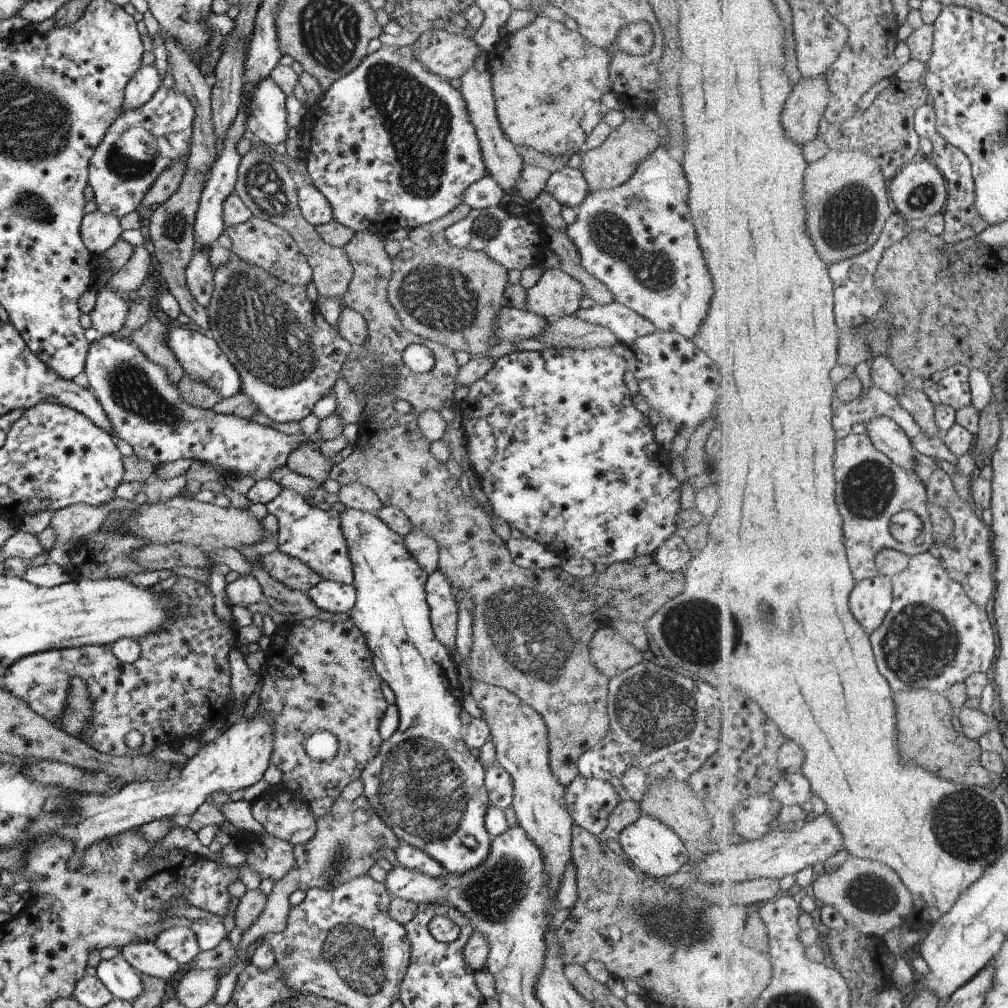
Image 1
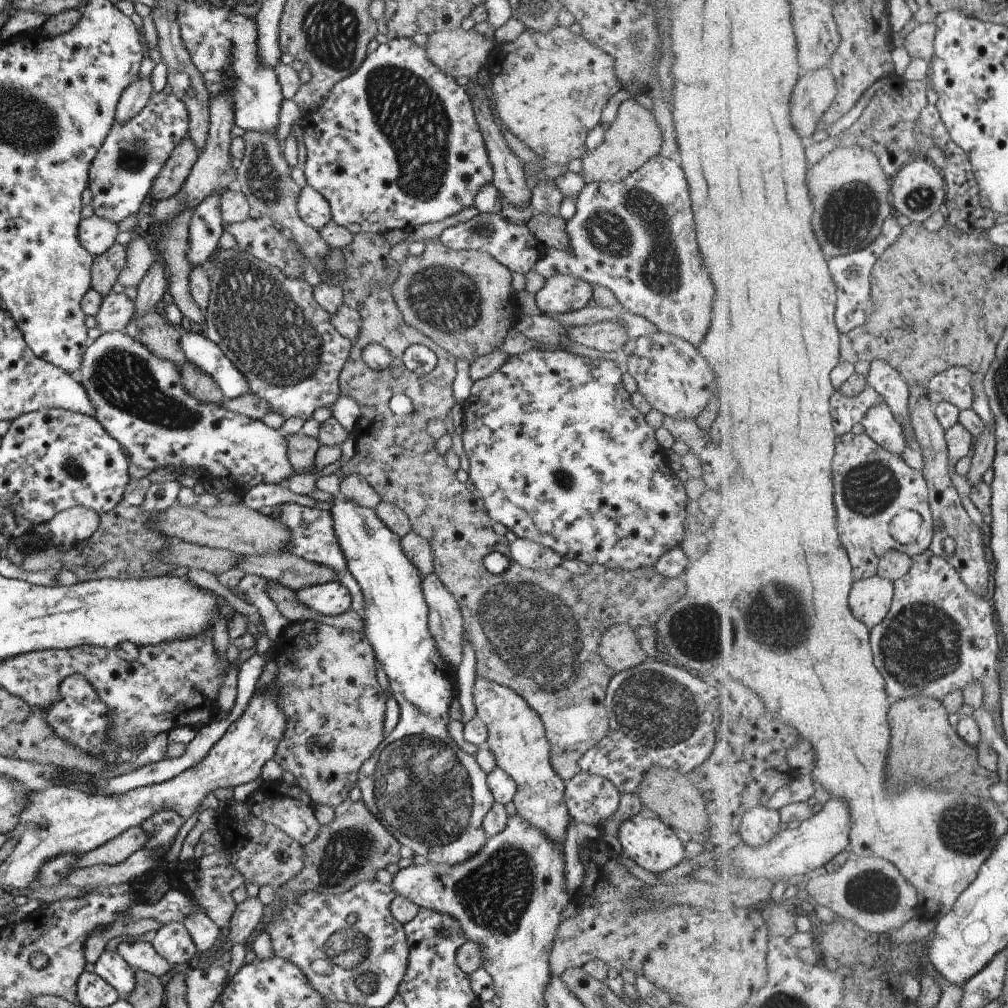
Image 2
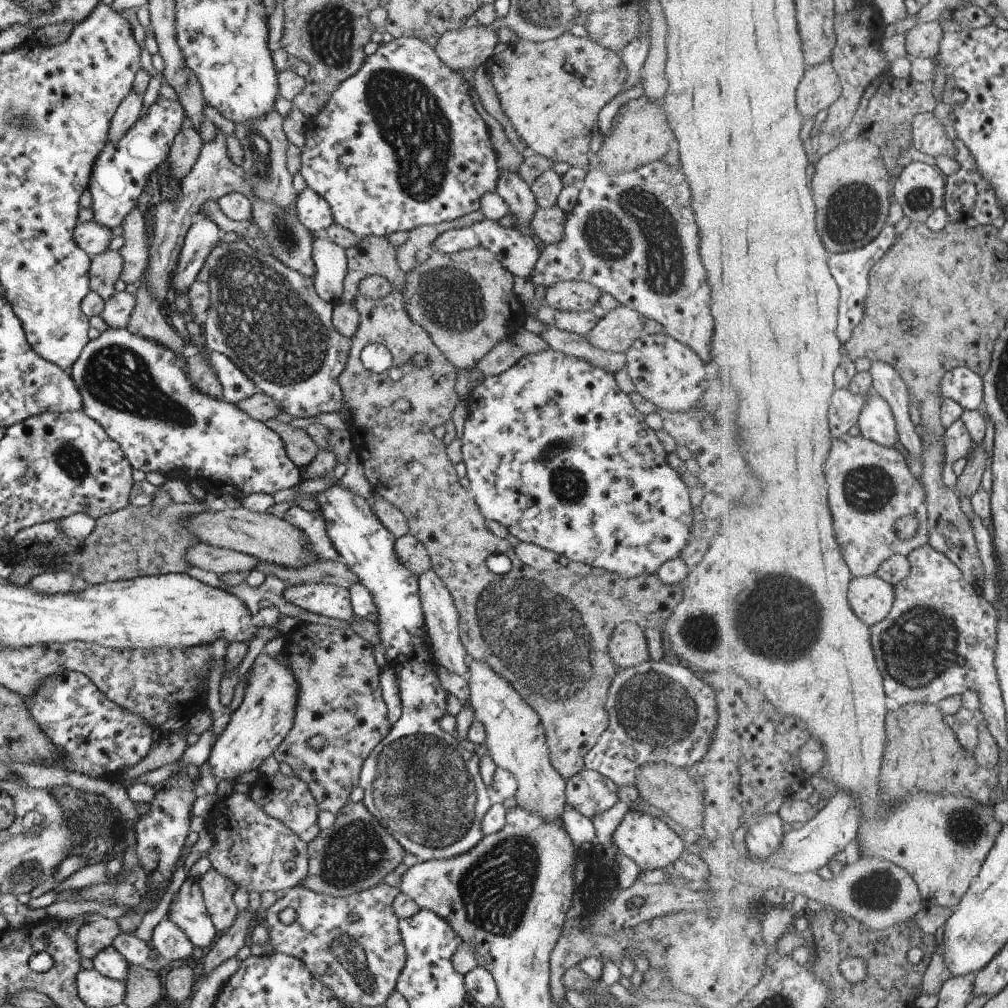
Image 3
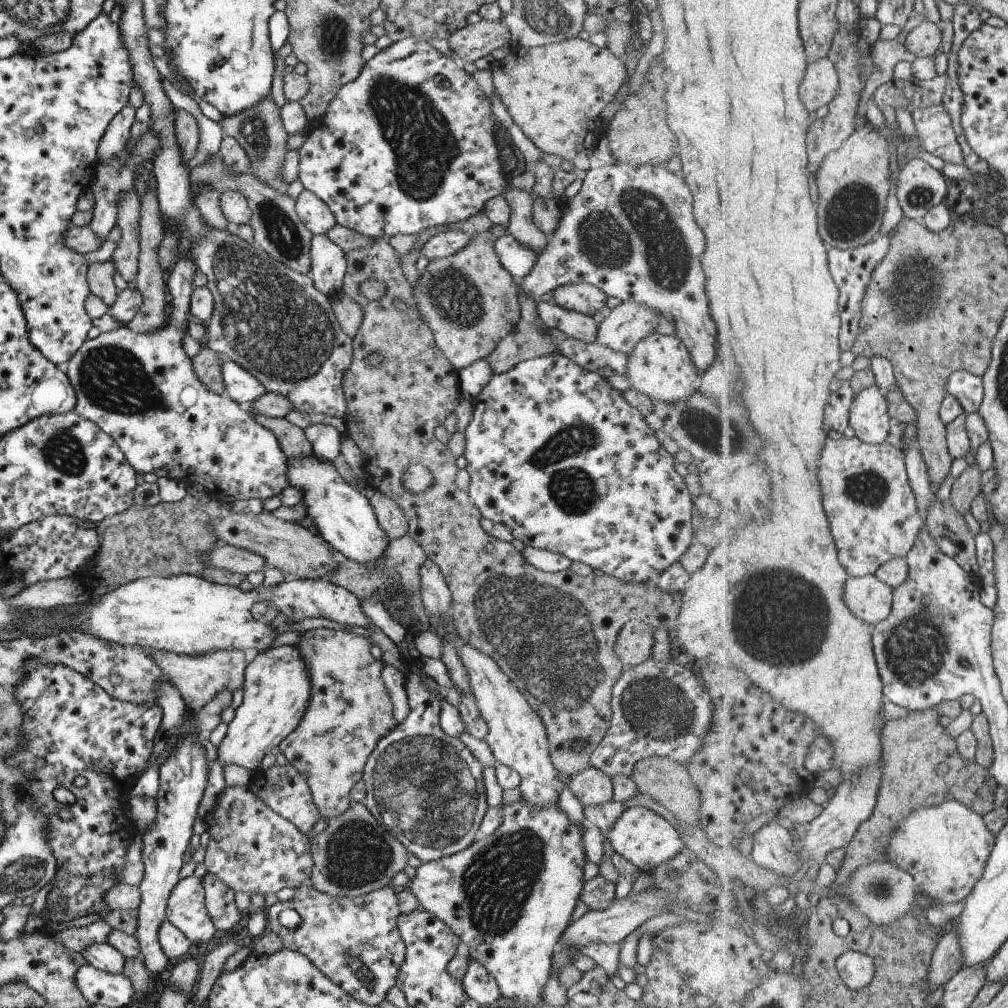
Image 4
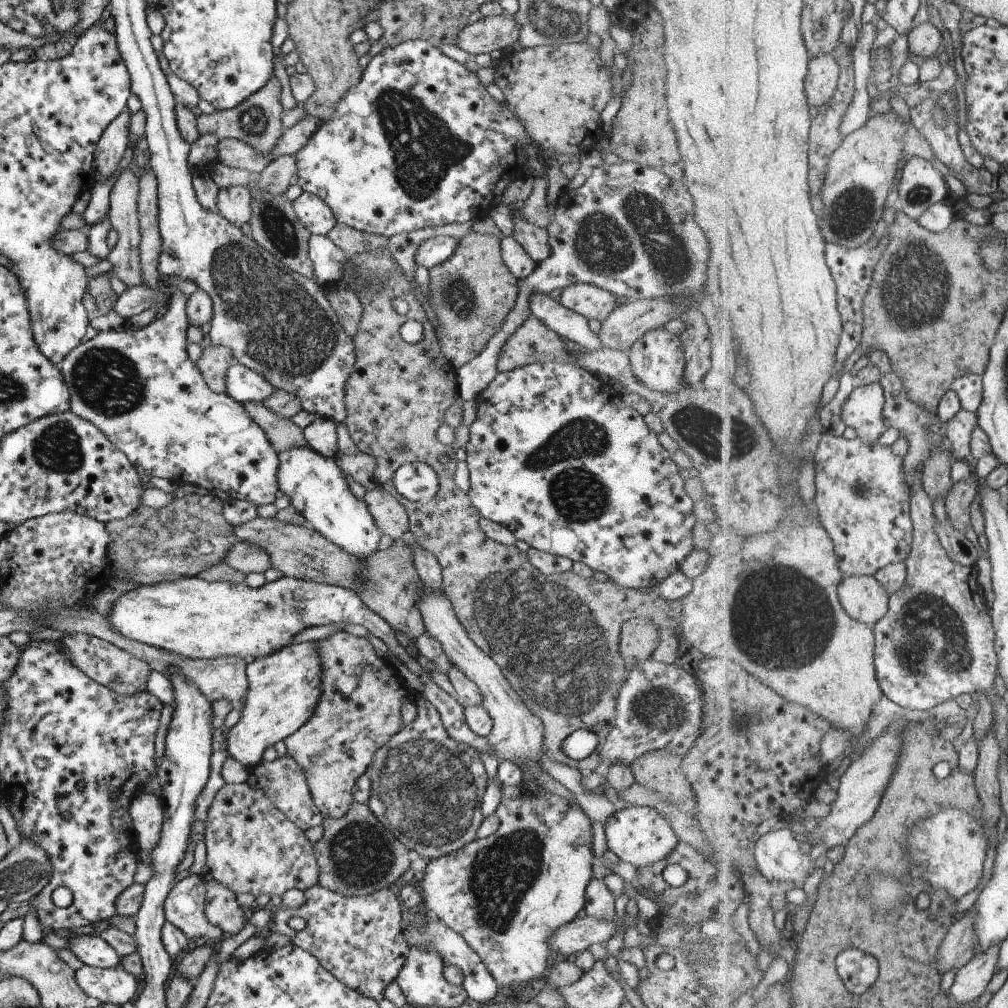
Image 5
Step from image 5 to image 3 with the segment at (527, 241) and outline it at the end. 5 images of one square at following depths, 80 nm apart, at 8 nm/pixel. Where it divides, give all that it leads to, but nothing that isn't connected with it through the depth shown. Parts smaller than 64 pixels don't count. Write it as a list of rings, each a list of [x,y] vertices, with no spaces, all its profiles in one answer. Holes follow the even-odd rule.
[[[498,170],[495,191],[505,202],[508,214],[515,222],[514,228],[521,234],[527,234],[534,239],[531,235],[529,222],[537,206],[529,186],[521,180],[517,172]]]

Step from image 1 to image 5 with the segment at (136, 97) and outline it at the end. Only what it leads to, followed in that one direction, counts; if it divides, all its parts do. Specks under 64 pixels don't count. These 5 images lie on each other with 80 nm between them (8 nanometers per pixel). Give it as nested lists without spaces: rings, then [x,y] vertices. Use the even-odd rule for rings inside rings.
[[[119,113],[106,126],[96,142],[92,160],[93,182],[105,182],[117,170],[117,164],[123,157],[123,152],[129,140],[127,131],[129,117],[128,113]]]

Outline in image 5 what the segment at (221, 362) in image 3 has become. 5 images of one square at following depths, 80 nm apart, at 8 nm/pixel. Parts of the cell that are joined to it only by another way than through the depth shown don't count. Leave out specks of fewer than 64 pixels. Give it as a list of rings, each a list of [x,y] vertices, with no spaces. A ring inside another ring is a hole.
[[[237,362],[226,370],[224,385],[226,395],[238,403],[263,402],[275,391],[262,374],[249,370]]]

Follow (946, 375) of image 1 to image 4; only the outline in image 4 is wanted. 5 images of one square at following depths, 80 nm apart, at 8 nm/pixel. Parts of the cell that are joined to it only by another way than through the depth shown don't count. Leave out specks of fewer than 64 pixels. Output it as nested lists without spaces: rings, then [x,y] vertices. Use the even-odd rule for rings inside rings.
[[[967,370],[953,372],[953,375],[949,376],[948,395],[959,400],[965,414],[977,413],[984,400],[983,377]]]

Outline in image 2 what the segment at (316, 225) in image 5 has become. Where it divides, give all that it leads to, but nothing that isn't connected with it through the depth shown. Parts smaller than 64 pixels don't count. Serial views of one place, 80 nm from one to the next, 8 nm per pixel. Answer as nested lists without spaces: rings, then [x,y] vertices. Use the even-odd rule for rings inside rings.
[[[308,185],[300,189],[296,208],[299,218],[317,232],[331,221],[328,203]]]

